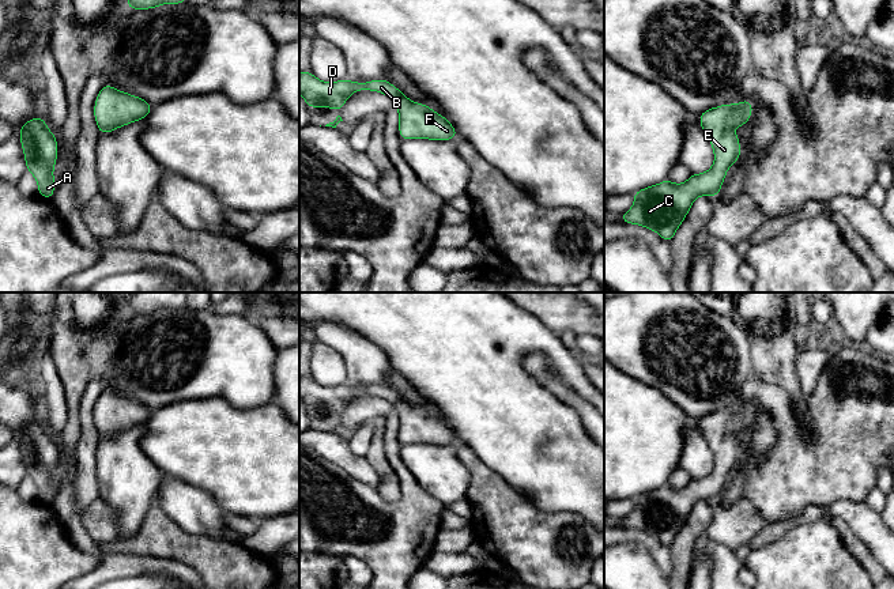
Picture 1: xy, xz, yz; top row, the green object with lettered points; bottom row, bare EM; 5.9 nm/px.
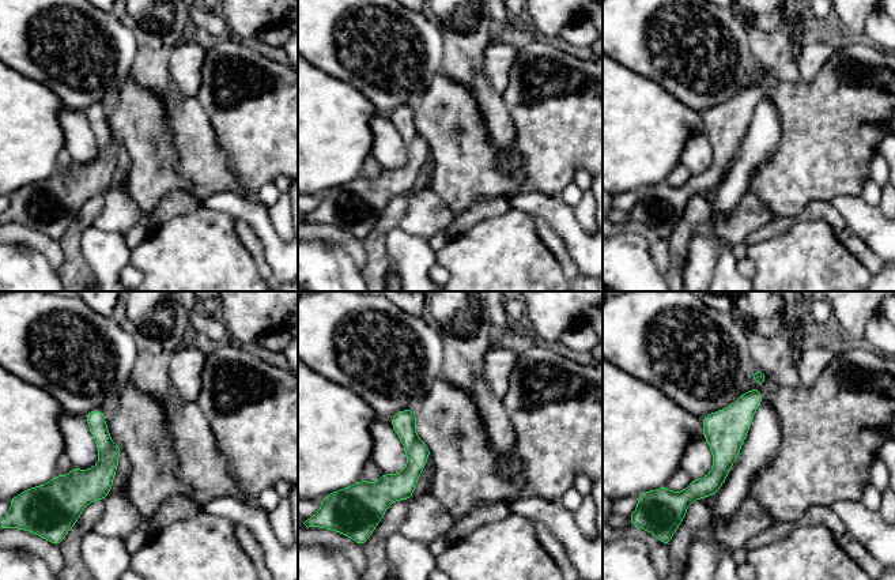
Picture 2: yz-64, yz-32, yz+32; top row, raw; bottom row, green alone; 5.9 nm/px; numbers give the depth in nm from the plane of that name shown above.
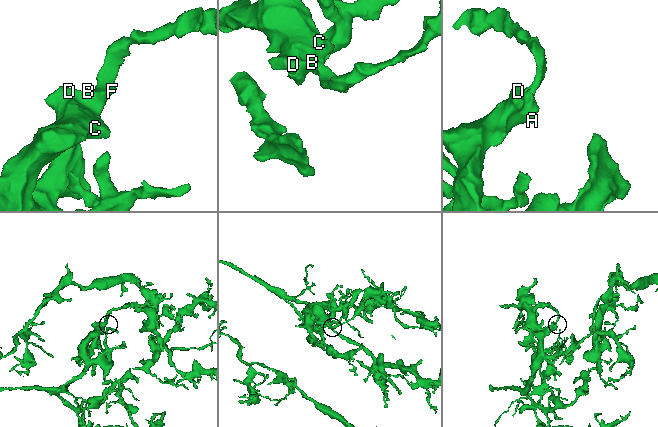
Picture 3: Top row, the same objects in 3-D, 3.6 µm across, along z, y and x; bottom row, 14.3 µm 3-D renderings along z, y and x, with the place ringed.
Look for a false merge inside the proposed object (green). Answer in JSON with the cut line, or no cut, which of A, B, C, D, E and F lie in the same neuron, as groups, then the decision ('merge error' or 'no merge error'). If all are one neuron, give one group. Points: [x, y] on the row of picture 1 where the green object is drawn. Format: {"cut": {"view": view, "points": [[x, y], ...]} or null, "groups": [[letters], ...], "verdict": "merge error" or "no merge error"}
{"cut": null, "groups": [["A", "B", "C", "D", "E", "F"]], "verdict": "no merge error"}

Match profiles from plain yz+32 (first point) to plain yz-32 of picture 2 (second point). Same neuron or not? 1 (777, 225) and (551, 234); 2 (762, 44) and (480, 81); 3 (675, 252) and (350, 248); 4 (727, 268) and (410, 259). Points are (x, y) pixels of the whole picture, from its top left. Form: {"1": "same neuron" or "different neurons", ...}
{"1": "same neuron", "2": "same neuron", "3": "different neurons", "4": "same neuron"}

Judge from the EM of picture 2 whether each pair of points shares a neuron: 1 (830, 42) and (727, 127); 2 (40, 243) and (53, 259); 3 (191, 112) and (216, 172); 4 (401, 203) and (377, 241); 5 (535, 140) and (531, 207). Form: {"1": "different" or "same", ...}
{"1": "different", "2": "same", "3": "same", "4": "same", "5": "different"}

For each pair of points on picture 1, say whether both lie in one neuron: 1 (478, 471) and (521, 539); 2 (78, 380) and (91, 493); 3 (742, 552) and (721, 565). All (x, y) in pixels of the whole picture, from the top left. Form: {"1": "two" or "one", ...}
{"1": "one", "2": "two", "3": "two"}

